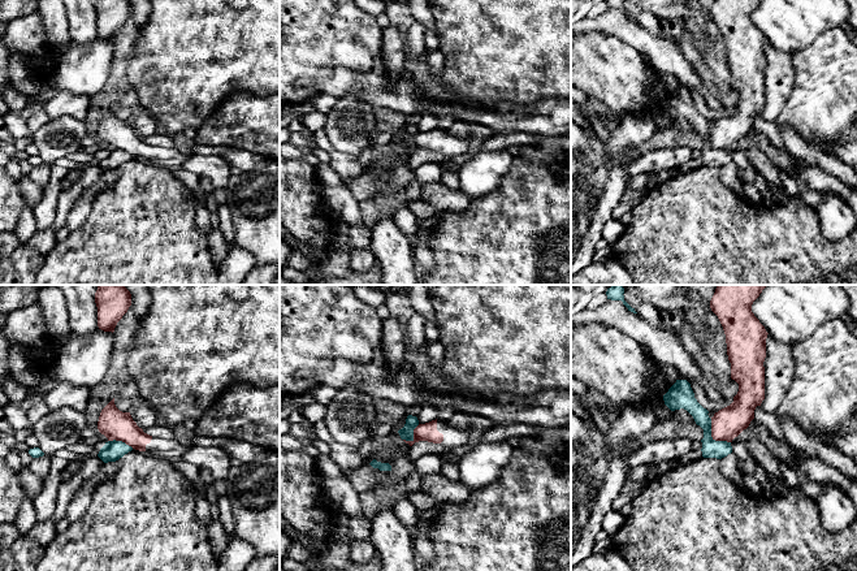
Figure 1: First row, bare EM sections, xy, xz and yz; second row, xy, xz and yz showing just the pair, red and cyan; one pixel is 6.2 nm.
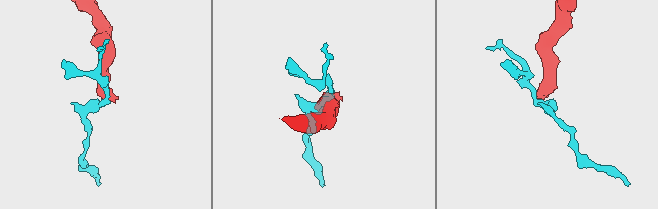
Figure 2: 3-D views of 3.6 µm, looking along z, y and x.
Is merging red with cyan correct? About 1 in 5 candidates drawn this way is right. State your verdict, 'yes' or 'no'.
no

